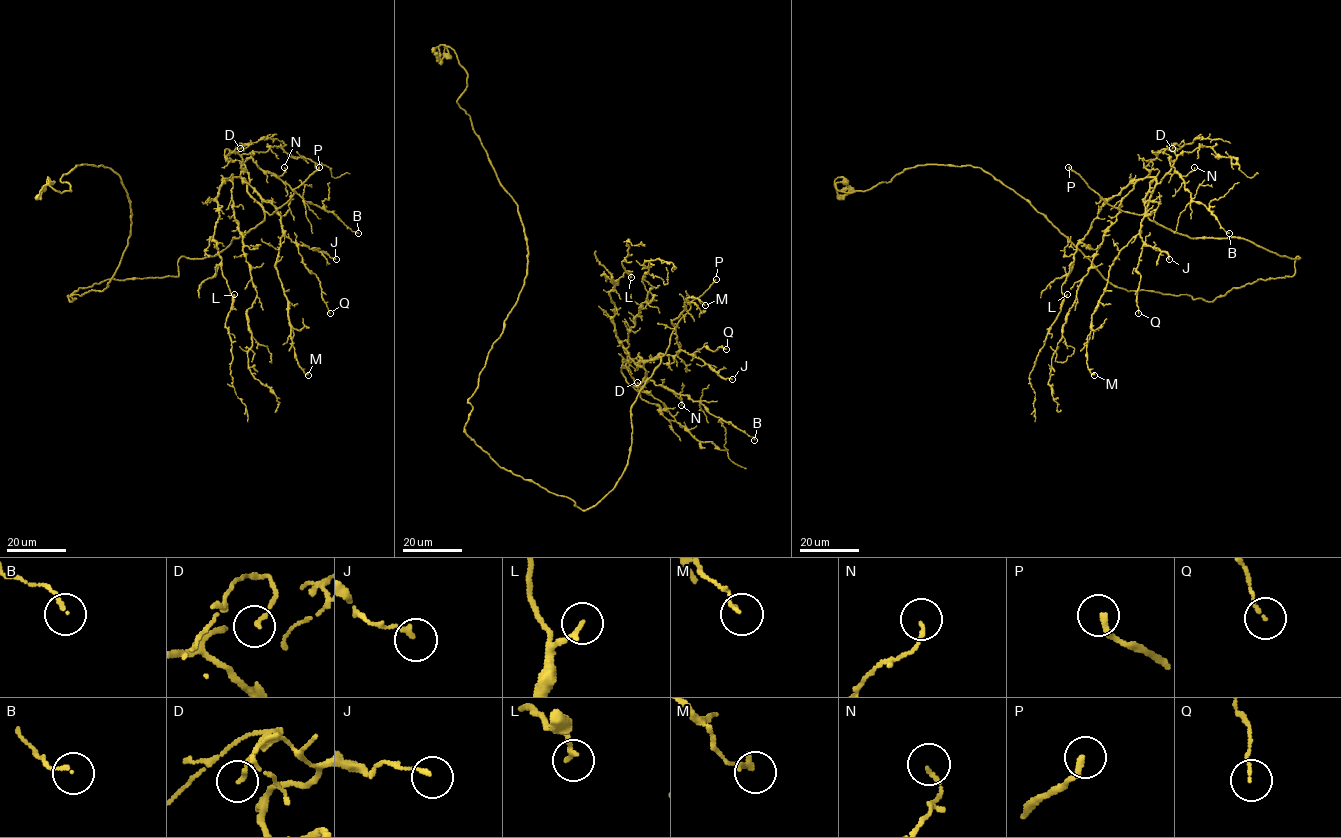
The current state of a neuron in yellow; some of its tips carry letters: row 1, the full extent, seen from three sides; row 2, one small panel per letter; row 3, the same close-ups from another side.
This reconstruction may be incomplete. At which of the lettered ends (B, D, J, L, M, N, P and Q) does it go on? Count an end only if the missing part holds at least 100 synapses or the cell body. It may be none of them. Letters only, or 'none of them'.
P

